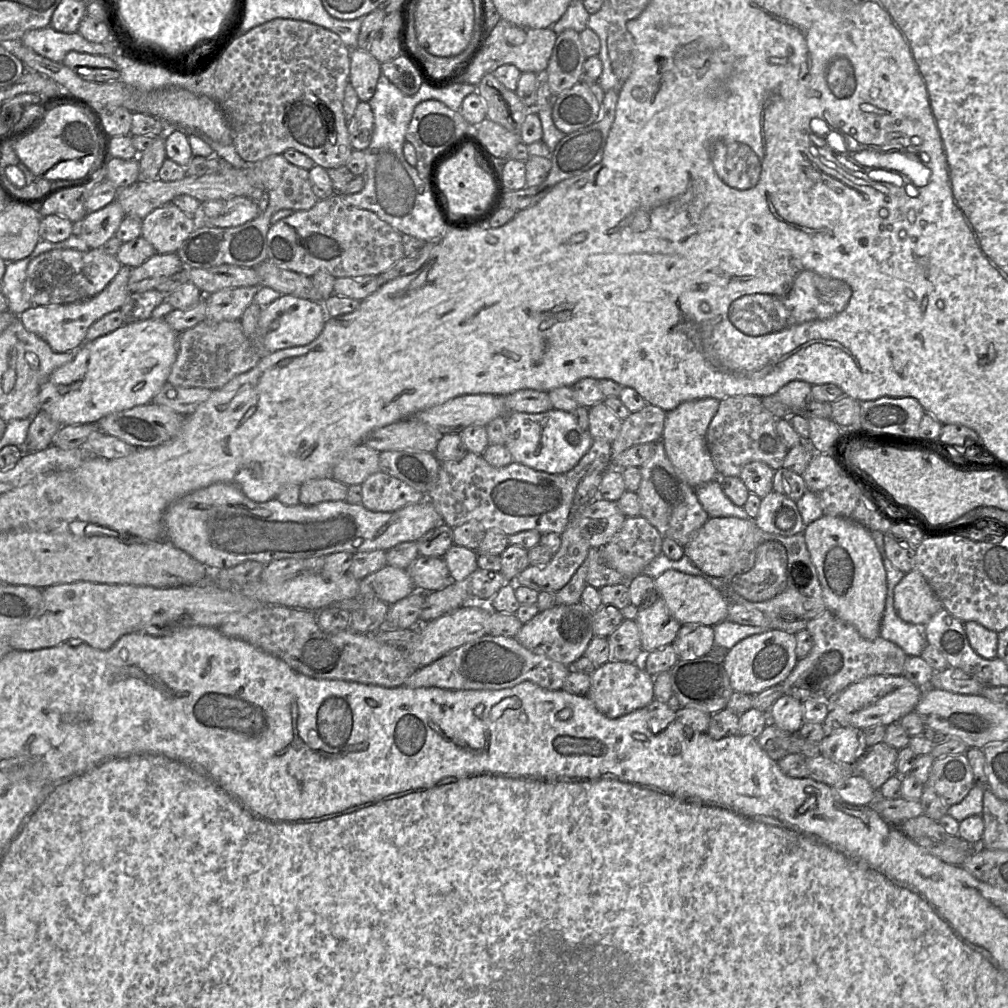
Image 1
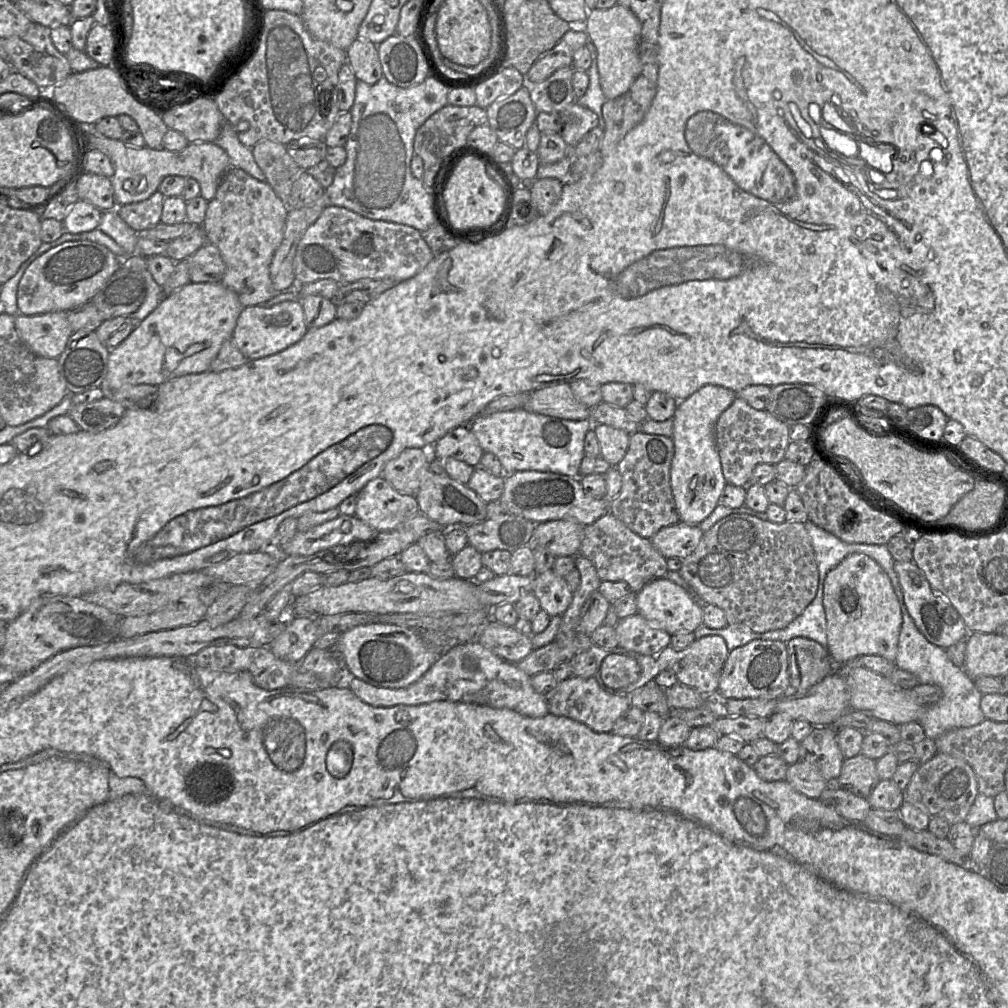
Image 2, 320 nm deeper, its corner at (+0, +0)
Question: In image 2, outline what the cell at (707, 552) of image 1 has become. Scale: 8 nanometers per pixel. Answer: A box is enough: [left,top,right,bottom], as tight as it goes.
[650,522,703,559]

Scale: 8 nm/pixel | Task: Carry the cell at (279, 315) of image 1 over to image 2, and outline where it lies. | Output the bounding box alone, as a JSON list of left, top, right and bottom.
[232,300,306,359]

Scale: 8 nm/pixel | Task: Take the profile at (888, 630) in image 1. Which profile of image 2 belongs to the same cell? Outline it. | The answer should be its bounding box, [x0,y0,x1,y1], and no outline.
[889,559,986,739]

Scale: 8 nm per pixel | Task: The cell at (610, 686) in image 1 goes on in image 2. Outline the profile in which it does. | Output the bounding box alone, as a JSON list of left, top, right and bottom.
[547,676,631,732]

